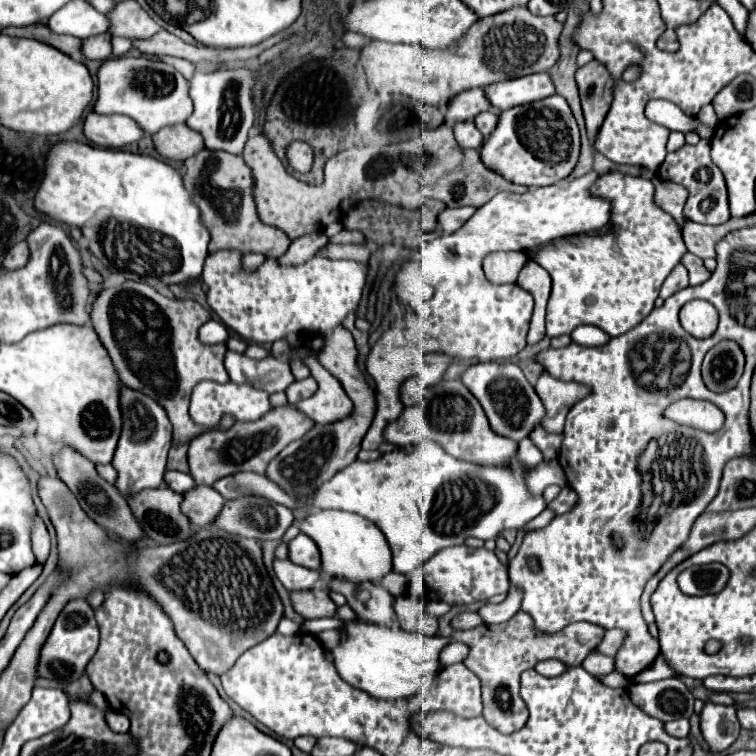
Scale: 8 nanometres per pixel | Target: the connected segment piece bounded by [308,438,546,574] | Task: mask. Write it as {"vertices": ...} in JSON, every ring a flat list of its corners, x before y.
{"vertices":[[524,438,512,468,480,468,448,456,436,442,398,448,380,460,354,460,334,478,324,482,308,498,308,508,344,508,372,520,382,528,390,550,394,572,414,572,438,550,464,544,468,536,494,538,508,528,524,528,544,508,542,496,532,498,524,488,526,468,542,460,542,452]]}

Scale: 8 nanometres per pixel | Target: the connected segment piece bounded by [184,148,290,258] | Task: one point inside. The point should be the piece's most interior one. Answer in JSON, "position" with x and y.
{"position":[221,183]}

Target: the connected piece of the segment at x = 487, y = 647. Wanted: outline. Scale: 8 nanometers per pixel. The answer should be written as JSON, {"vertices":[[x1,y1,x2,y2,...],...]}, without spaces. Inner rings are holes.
{"vertices":[[516,612,504,624,482,624,474,630,456,630,452,640,470,646,470,654,464,666,472,670,482,680,482,700,484,700,484,720,502,734,512,734,520,730,528,720,528,708,520,696,520,674,534,668,536,662,556,658,564,664,582,664,586,654,600,644,604,628,590,622,568,624,556,634,538,632,534,620,526,612]]}

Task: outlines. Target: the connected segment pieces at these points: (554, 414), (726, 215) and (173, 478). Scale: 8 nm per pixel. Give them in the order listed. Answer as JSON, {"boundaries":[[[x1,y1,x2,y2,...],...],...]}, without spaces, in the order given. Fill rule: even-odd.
{"boundaries":[[[544,370,536,382,536,392,546,408,542,428,548,432,562,432,566,414,578,400,588,394,588,388,578,382,564,382,560,378,554,378]],[[702,138,694,146,686,144,680,150,668,154,666,160,662,162,662,166,658,168,658,176,662,180,680,184,690,192,686,206,684,206,684,216,690,218,692,222,724,224,726,220,730,220,728,188,726,188,726,182,724,182,724,174,720,172,720,168,710,158,710,140,708,138]],[[172,470,172,472,166,472,164,482,166,482,168,488,172,488,174,492,180,492,180,494,186,494,186,492,190,492,190,490,196,486,196,482,192,480,190,474,174,472,174,470]]]}

